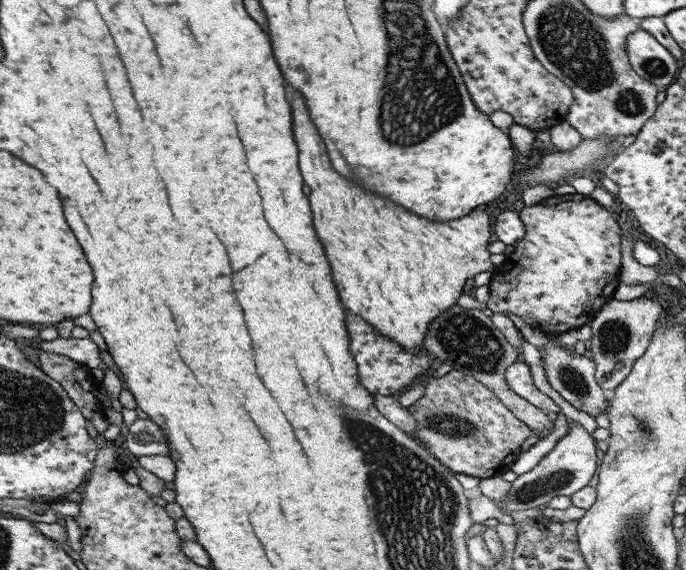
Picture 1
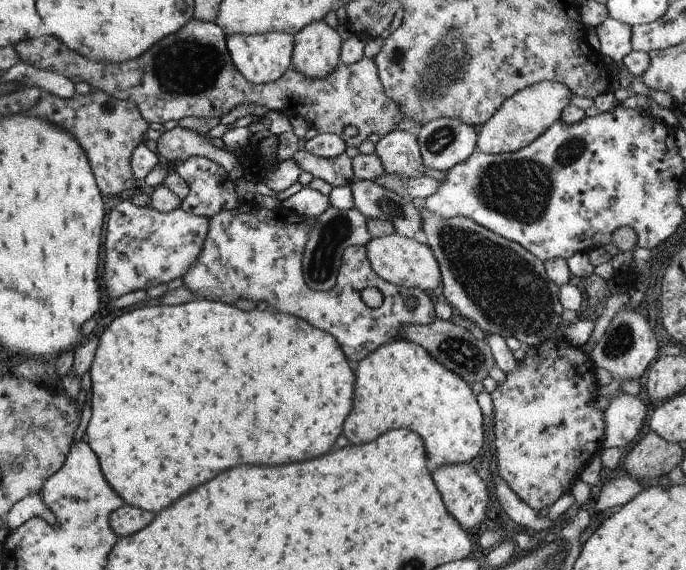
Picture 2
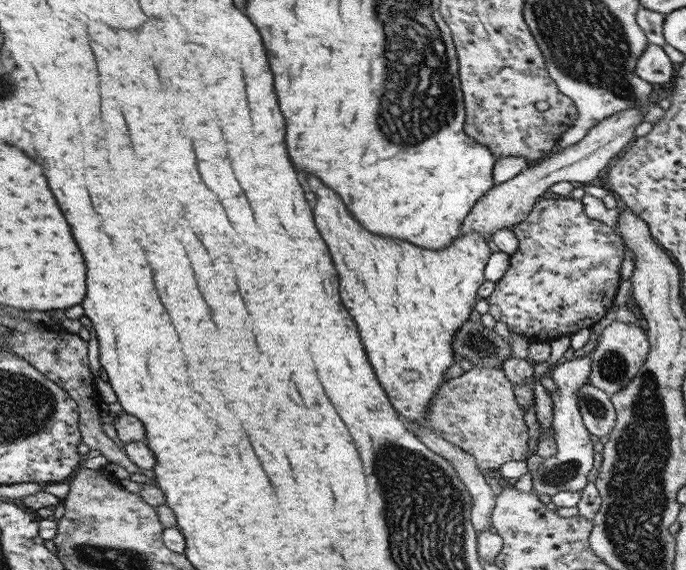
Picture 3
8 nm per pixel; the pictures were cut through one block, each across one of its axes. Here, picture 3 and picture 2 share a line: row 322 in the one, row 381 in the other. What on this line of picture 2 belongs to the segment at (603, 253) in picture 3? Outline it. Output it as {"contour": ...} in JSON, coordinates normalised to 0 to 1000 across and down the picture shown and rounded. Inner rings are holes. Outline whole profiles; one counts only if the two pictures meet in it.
{"contour":[[[813,577],[803,595],[783,609],[768,609],[765,626],[754,633],[754,646],[736,656],[732,674],[714,689],[719,739],[722,825],[733,846],[778,896],[800,889],[822,863],[832,860],[851,816],[869,798],[880,760],[879,725],[859,712],[870,696],[869,646],[859,621],[822,600]]]}

